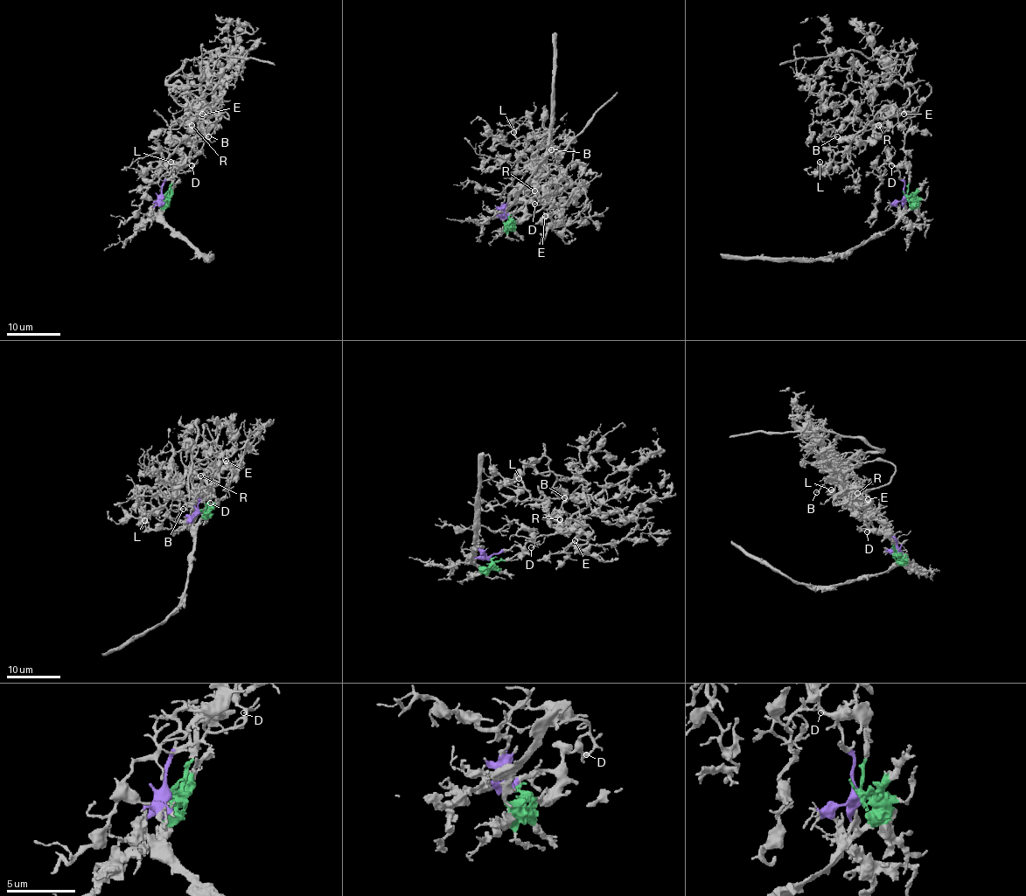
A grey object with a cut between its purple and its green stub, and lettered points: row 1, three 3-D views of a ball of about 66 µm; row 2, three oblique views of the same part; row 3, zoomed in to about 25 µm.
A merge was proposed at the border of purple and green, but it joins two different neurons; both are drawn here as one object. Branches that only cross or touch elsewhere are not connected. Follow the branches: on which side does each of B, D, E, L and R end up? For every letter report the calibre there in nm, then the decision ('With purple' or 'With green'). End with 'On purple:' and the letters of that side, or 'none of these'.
B: Thickness 120 nm. With purple
D: Thickness 100 nm. With purple
E: Thickness 170 nm. With purple
L: Thickness 130 nm. With purple
R: Thickness 200 nm. With purple
On purple: B, D, E, L, R

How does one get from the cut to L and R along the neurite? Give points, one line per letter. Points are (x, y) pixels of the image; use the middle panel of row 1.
L: (506, 218), (542, 195), (530, 163), (521, 162), (512, 148), (504, 144), (504, 137), (512, 132)
R: (506, 218), (545, 195), (542, 200), (526, 193), (529, 188), (534, 191)

